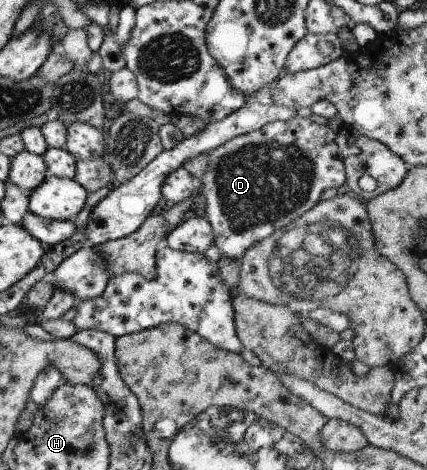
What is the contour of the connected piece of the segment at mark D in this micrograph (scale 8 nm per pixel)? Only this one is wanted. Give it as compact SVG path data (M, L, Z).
M295 115L287 121L269 122L247 134L232 137L211 150L207 169L197 188L205 201L204 218L211 226L213 244L220 255L240 259L245 249L309 211L325 189L338 188L345 183L344 165L335 145L335 134L326 125Z

